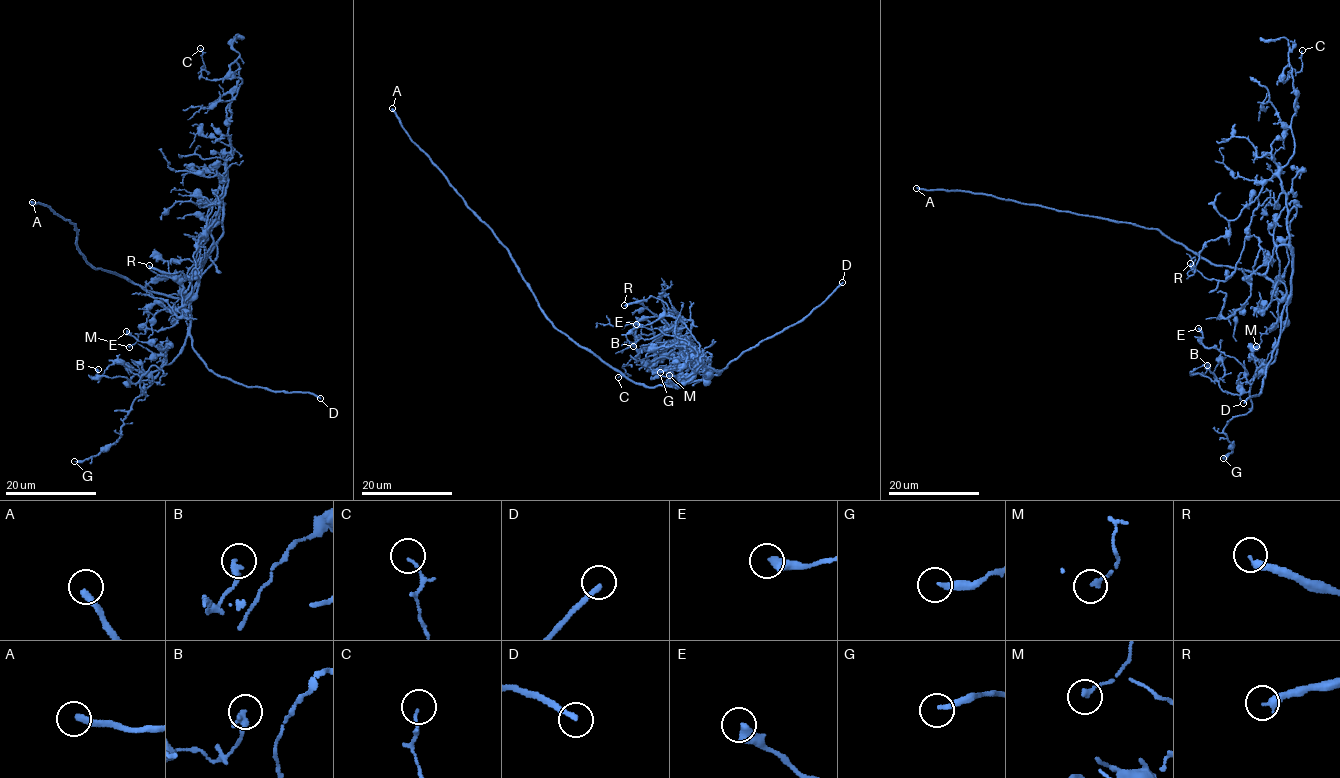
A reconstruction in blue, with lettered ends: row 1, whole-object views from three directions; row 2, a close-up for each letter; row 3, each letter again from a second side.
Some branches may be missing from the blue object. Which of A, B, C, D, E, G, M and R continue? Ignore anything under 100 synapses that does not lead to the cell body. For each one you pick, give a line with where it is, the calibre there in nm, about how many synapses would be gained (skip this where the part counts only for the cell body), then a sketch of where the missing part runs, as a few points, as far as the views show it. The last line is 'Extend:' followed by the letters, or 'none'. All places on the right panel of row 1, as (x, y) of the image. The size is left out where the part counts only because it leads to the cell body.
A: place (916, 188); calibre 280 nm; 700 synapses
D: place (1243, 403); calibre 200 nm
Extend: A, D

